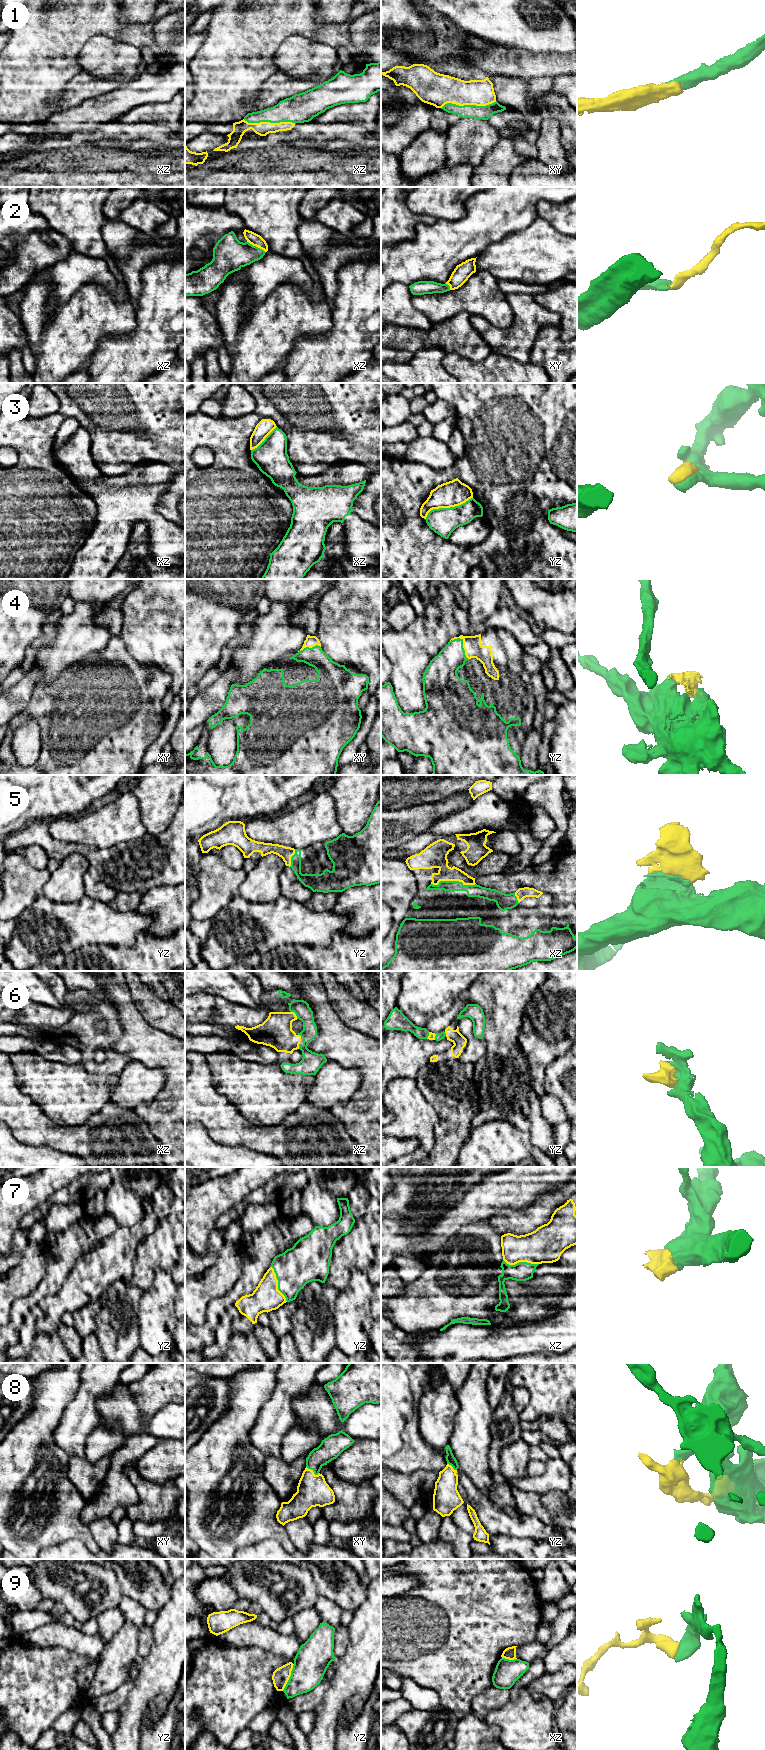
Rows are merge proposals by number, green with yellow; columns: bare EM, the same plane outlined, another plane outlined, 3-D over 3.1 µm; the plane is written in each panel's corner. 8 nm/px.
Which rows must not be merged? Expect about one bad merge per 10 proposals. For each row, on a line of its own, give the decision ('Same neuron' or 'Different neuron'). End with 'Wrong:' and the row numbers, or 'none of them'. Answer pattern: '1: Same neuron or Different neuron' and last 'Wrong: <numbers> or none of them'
1: Same neuron
2: Same neuron
3: Same neuron
4: Same neuron
5: Same neuron
6: Same neuron
7: Same neuron
8: Same neuron
9: Different neuron
Wrong: 9

